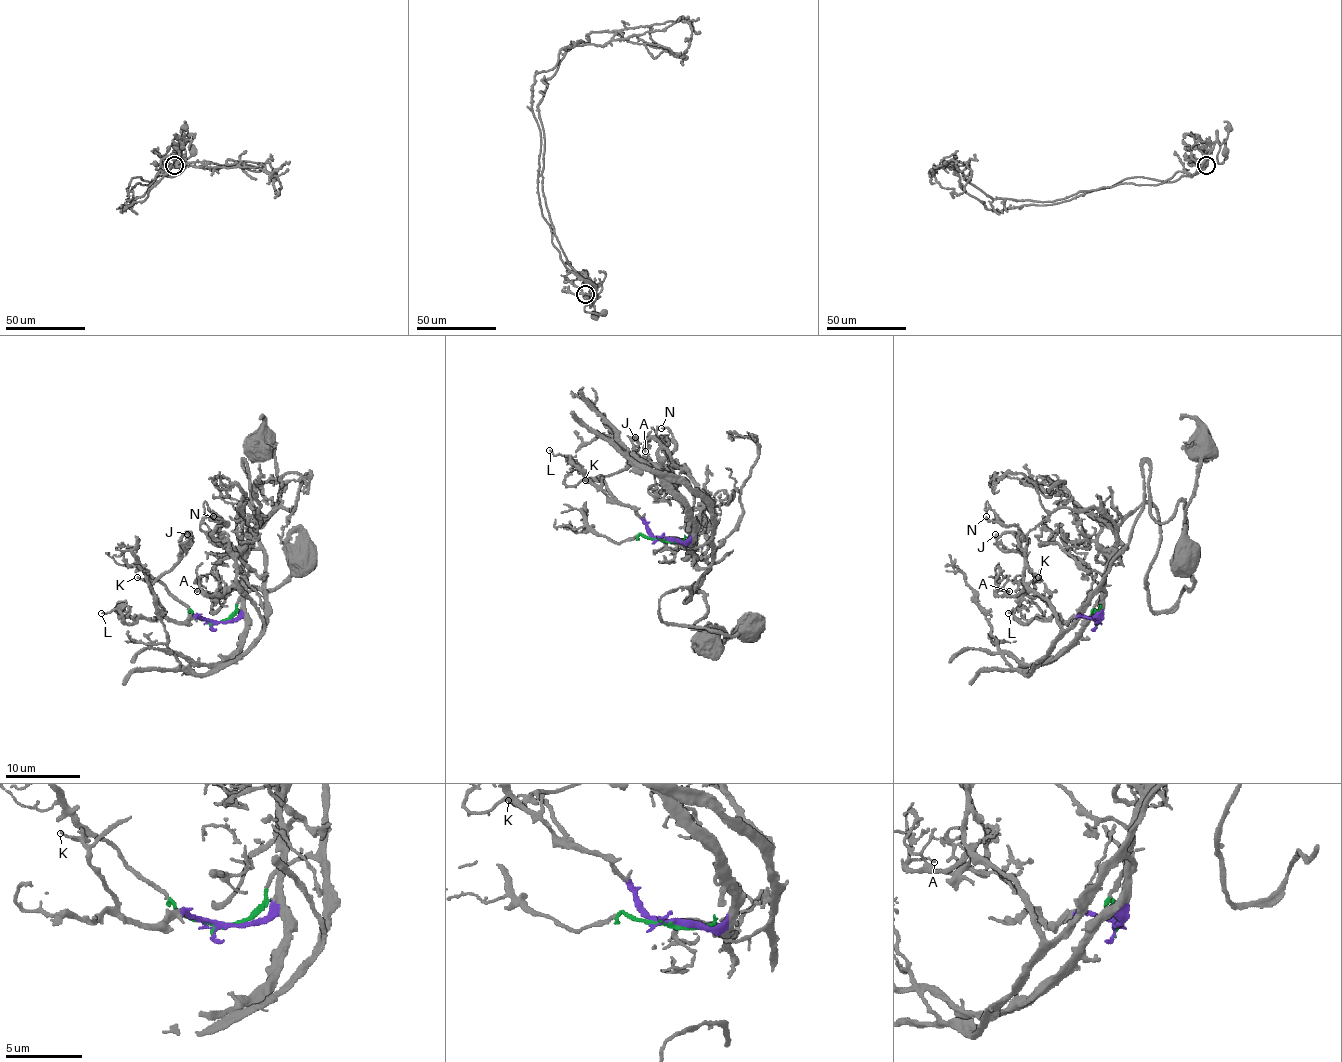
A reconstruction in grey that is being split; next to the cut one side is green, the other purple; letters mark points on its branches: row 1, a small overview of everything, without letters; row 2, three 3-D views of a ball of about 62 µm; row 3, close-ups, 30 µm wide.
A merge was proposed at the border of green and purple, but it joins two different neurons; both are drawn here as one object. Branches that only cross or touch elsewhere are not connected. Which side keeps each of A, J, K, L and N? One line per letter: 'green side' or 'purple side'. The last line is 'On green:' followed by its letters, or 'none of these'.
A: green side
J: purple side
K: purple side
L: purple side
N: green side
On green: A, N

